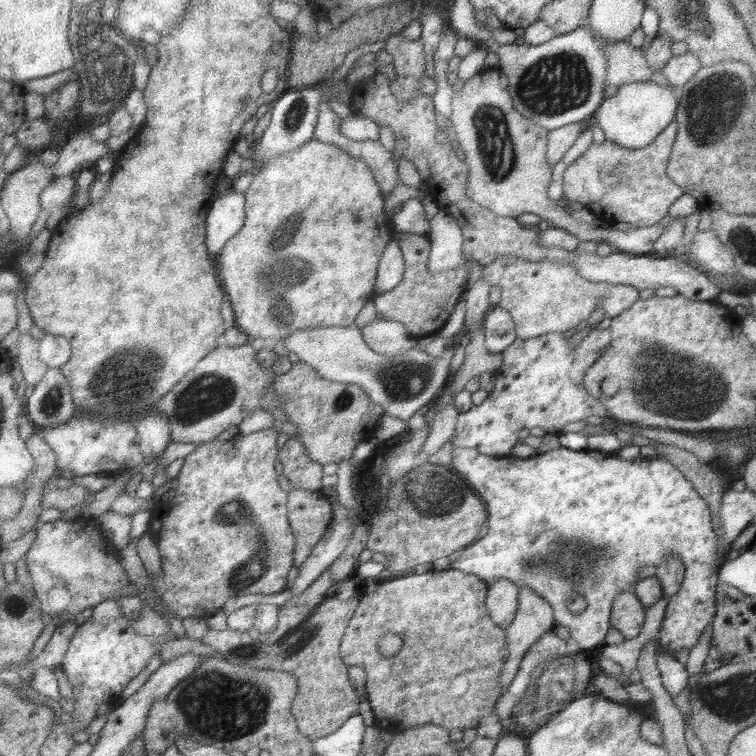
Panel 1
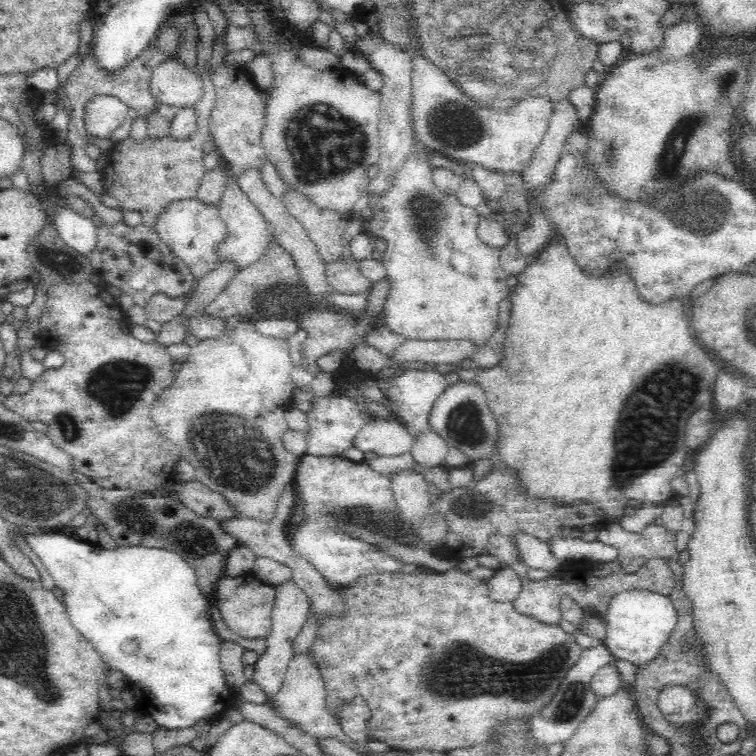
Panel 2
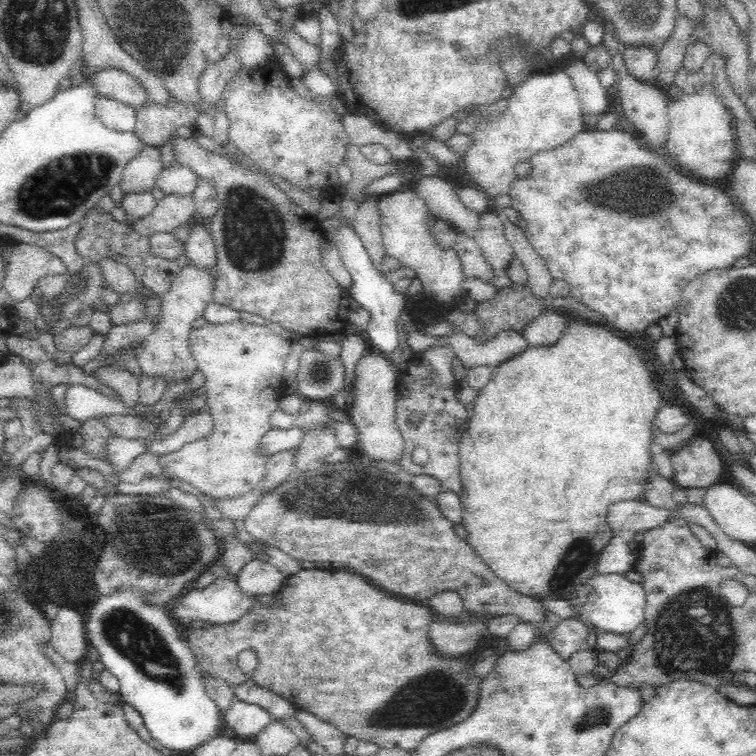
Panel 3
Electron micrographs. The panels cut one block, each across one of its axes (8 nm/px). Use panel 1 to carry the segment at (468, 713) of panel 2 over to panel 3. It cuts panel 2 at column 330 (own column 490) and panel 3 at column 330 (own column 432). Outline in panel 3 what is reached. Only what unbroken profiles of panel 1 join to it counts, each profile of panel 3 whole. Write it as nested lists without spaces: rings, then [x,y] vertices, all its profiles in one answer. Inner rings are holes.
[[[302,570],[286,580],[282,594],[286,598],[284,610],[270,612],[254,606],[230,624],[212,624],[210,628],[180,626],[184,644],[194,658],[194,670],[220,678],[230,688],[244,682],[268,688],[288,700],[296,710],[314,714],[342,730],[348,738],[354,736],[360,742],[372,742],[386,750],[416,750],[424,736],[464,720],[476,704],[474,700],[480,678],[474,676],[472,666],[462,658],[444,662],[432,654],[428,646],[428,624],[432,622],[432,612],[426,606],[388,598],[384,592],[372,588],[362,576],[348,570]],[[258,624],[262,624],[264,630],[258,630]],[[244,650],[252,650],[258,658],[252,674],[244,674],[238,668],[238,654]]]

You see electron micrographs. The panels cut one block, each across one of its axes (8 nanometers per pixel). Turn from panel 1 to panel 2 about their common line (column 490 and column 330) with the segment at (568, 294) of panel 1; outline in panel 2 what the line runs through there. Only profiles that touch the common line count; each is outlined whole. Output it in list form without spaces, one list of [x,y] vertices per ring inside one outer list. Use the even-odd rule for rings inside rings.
[[[336,260],[326,264],[326,278],[330,288],[344,296],[360,296],[372,292],[372,284],[360,274],[358,262],[354,260]]]

